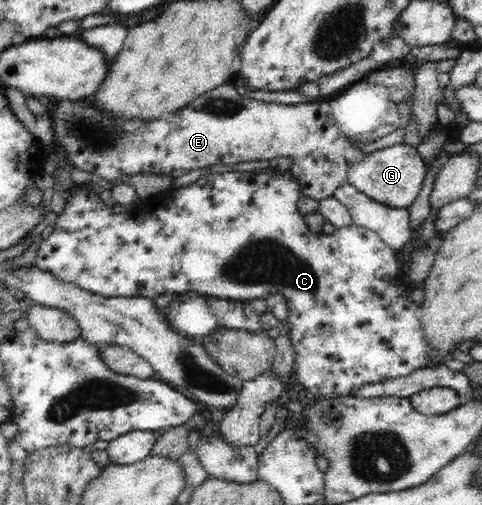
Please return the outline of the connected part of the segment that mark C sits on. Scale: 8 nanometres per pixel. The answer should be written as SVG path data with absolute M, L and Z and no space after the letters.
M273 168L272 174L261 172L258 175L253 171L229 171L221 173L221 175L205 174L187 187L171 189L155 198L141 199L131 209L131 212L126 213L113 214L100 200L100 195L89 191L83 185L75 185L75 188L69 189L69 192L73 196L69 198L65 211L56 219L56 225L53 227L51 235L39 245L36 257L36 267L50 273L59 281L73 283L85 291L102 295L104 298L142 297L154 300L163 293L177 295L194 291L202 296L250 301L279 293L287 298L288 317L285 319L285 323L289 323L291 327L289 336L291 336L291 346L295 352L294 371L297 381L303 384L310 395L315 398L348 395L356 387L360 388L368 383L379 383L409 375L415 370L425 368L430 362L430 357L428 357L430 347L423 326L421 326L421 320L419 320L419 307L416 302L410 299L408 283L403 283L403 276L400 273L400 266L397 261L397 252L383 243L374 230L368 230L353 223L349 227L336 228L331 235L317 235L311 232L304 216L298 209L302 195L299 180L289 171L280 172Z

